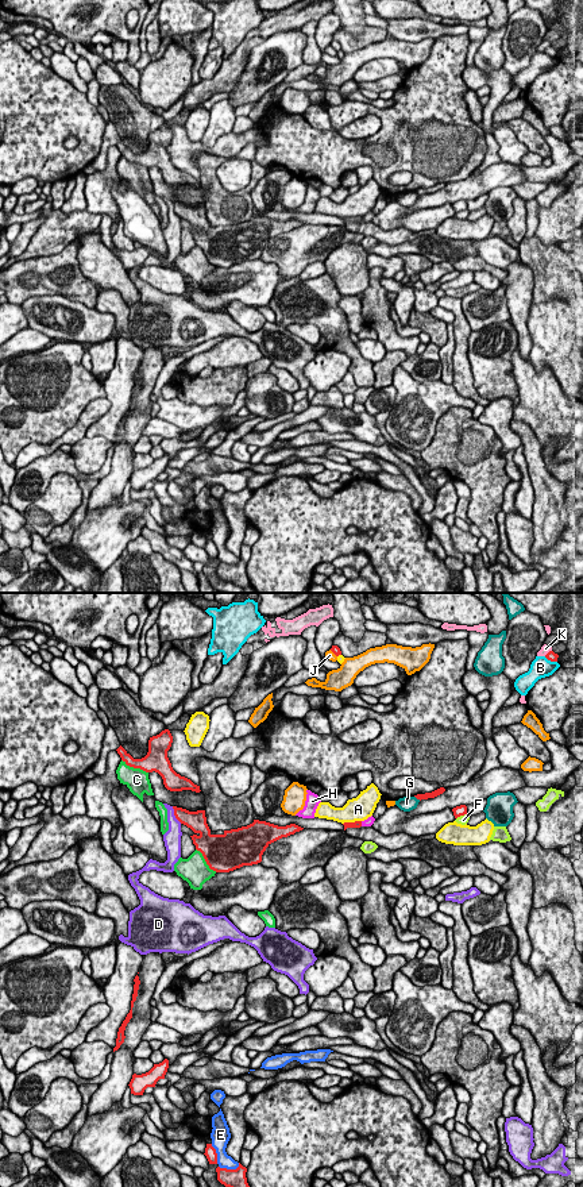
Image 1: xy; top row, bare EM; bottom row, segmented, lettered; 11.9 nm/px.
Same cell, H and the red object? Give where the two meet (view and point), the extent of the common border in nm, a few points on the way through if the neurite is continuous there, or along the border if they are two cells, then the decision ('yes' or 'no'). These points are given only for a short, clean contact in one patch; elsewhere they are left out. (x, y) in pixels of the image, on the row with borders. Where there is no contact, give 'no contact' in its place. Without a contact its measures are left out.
xy (361, 824) | 70 nm | no

